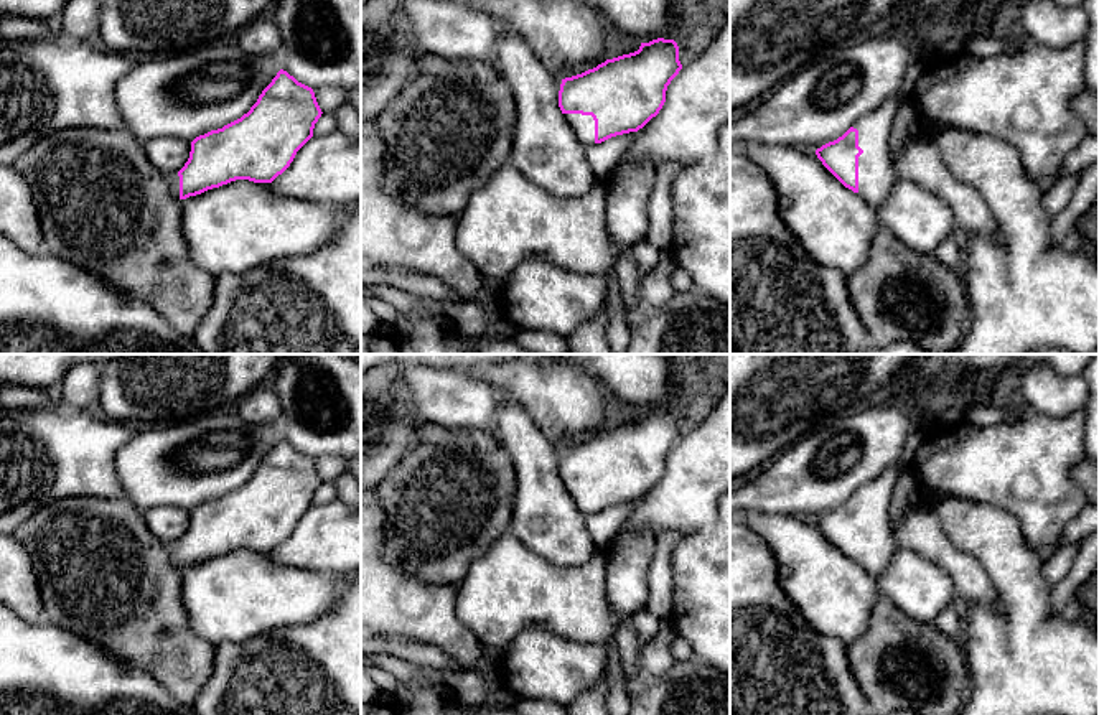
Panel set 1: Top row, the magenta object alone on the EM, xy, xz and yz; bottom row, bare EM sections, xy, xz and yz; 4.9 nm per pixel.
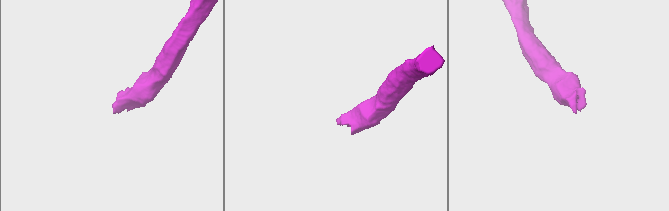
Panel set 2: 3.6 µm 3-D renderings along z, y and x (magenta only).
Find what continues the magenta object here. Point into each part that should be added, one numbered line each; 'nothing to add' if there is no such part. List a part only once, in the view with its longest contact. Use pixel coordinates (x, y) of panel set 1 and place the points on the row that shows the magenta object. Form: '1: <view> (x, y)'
1: yz (875, 173)

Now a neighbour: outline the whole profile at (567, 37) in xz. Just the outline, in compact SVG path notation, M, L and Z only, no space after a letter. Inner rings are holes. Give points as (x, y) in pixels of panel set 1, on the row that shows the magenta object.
M468 0L491 16L499 35L519 35L539 61L565 79L596 68L605 54L600 13L582 0Z

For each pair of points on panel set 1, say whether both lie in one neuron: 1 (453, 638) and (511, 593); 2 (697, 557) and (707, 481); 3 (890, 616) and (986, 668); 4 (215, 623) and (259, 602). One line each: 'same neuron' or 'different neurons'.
1: different neurons
2: different neurons
3: different neurons
4: same neuron

